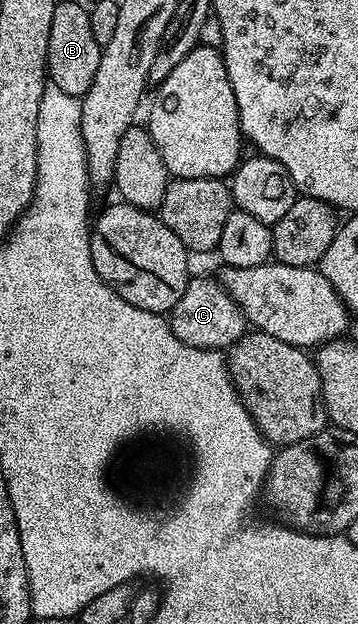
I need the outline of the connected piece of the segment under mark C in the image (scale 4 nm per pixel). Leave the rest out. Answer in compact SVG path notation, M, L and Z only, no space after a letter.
M190 278L187 289L183 289L183 297L175 301L167 318L171 333L175 333L179 341L199 349L211 349L212 351L228 349L247 333L245 314L241 312L237 302L225 292L224 287L216 278Z

